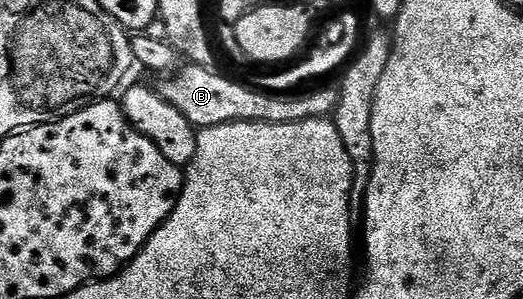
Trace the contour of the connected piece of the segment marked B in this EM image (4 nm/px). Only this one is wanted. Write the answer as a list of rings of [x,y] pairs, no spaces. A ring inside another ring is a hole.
[[[183,66],[174,74],[168,75],[163,85],[158,85],[159,95],[165,98],[185,118],[196,130],[221,126],[222,124],[296,124],[299,120],[317,120],[327,118],[335,111],[335,104],[339,101],[338,91],[334,87],[319,88],[316,92],[307,92],[300,100],[290,100],[287,94],[272,94],[270,91],[258,92],[255,88],[246,88],[243,84],[238,84],[235,80],[230,80],[227,76],[218,76],[218,71],[210,68],[197,68],[194,66]]]

